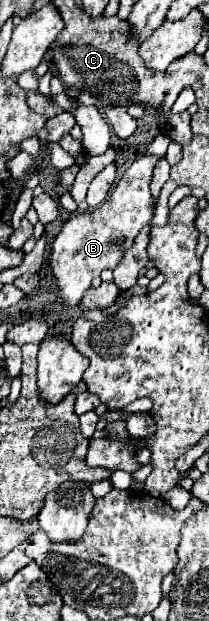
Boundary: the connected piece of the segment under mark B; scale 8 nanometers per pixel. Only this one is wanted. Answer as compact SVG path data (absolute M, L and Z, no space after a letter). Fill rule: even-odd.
M145 155L139 161L135 161L125 171L119 185L109 193L107 201L99 209L73 215L65 223L63 231L57 235L51 253L51 267L67 307L79 305L83 293L91 287L91 281L99 277L101 271L107 267L115 269L119 257L123 257L123 251L131 247L131 241L139 235L143 225L151 223L153 201L149 185L157 161L159 161L157 155Z

